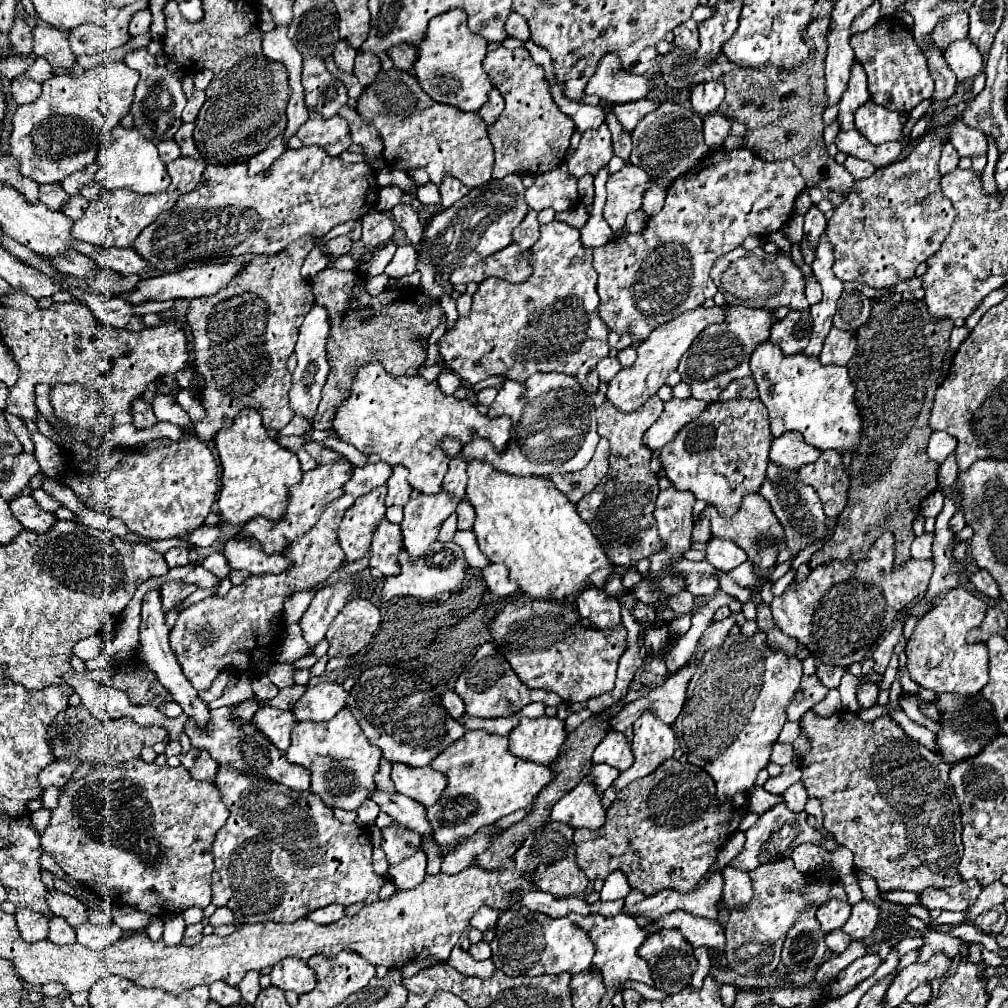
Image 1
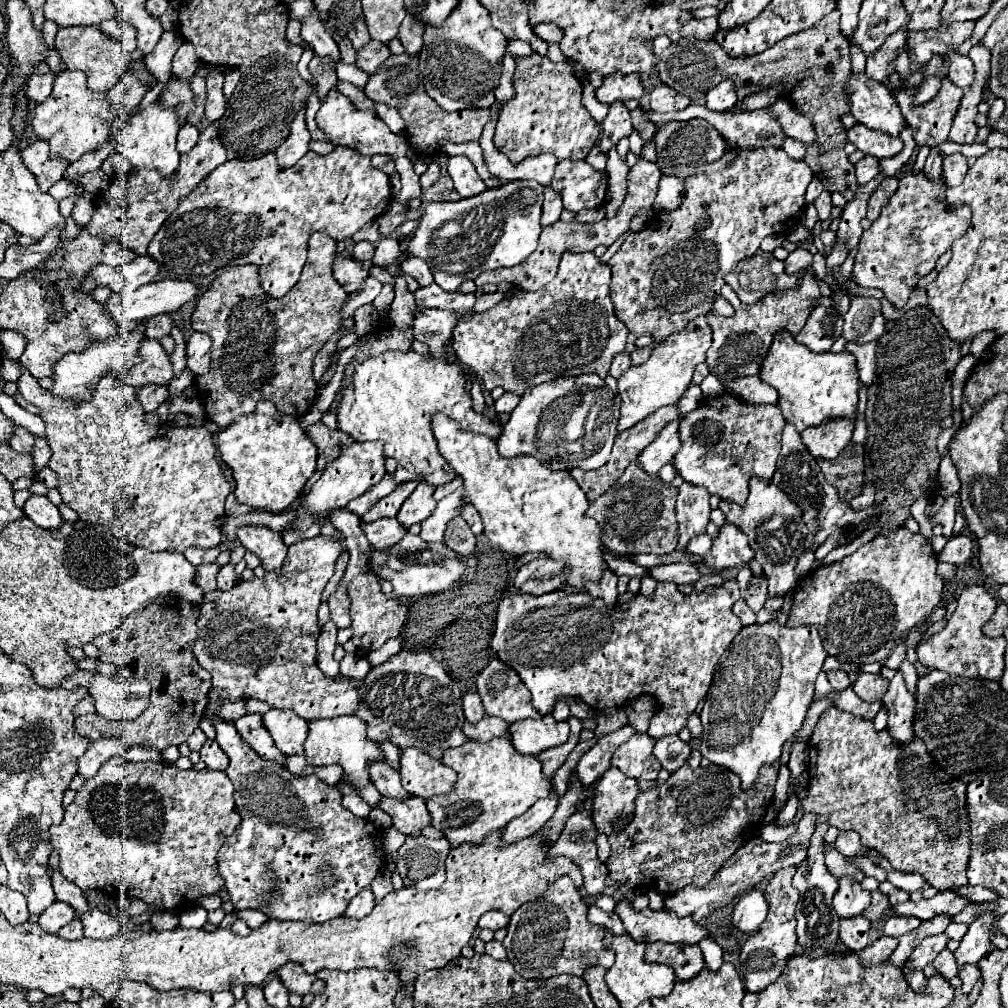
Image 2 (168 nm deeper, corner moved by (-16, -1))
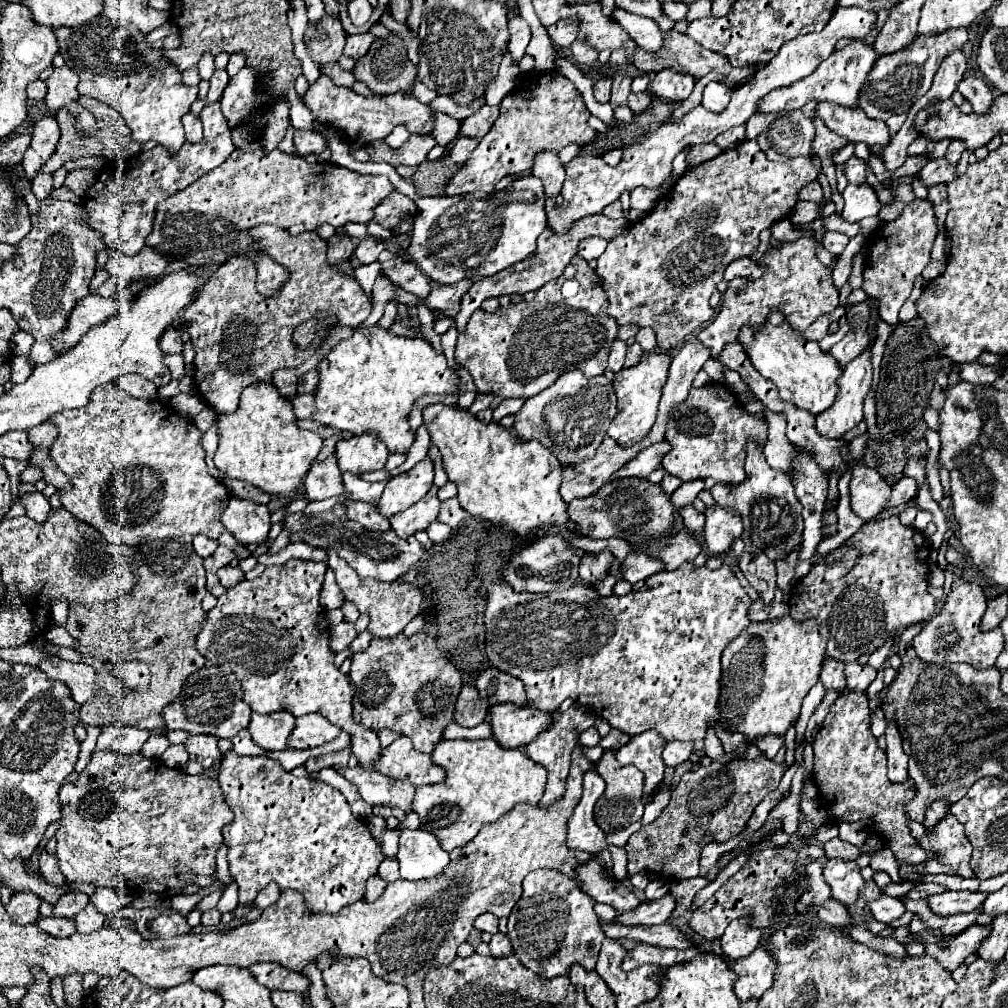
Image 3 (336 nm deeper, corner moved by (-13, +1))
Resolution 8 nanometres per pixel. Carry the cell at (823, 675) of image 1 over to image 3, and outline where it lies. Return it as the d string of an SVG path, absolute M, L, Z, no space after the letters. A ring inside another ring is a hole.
M825 658L823 662L823 670L821 670L821 684L829 690L843 690L845 684L845 674L843 674L845 664L837 662L833 658Z

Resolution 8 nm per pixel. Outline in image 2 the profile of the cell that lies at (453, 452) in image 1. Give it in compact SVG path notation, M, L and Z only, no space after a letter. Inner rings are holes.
M444 416L432 420L432 430L440 454L464 480L464 496L470 496L470 504L476 506L484 522L484 536L494 548L510 556L546 554L550 560L562 560L570 588L580 590L588 580L598 582L602 578L608 570L602 528L586 516L590 502L570 472L550 470L532 456L500 458L494 438L460 432L456 422Z

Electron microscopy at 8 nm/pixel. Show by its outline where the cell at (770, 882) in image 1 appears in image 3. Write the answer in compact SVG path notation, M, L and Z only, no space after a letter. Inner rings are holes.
M757 946L753 954L737 960L733 964L733 970L737 974L735 982L735 994L741 1002L747 1002L751 998L759 1000L763 992L773 984L773 956L769 956L769 950L763 946Z

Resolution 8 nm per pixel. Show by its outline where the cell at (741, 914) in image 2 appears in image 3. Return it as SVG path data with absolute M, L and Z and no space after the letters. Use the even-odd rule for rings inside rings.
M745 918L733 920L721 936L723 956L727 958L727 962L735 962L743 956L749 956L759 946L761 938L763 932L757 928L749 928L749 924L745 924Z

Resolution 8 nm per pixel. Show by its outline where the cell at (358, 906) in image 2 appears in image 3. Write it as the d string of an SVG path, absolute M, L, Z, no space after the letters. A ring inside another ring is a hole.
M373 874L369 880L367 880L367 892L365 892L365 900L369 900L369 902L373 902L373 900L377 900L381 894L383 894L383 890L385 890L385 886L387 886L387 882L379 876L379 874Z

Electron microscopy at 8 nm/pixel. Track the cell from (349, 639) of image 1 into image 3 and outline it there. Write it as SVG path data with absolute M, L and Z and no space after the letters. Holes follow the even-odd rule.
M327 550L329 554L329 568L335 570L337 576L337 584L341 586L345 600L351 600L357 604L361 614L369 614L371 616L371 624L367 630L373 636L381 636L381 638L393 638L399 632L403 632L403 628L417 616L421 614L421 604L423 604L423 594L415 584L405 584L405 582L381 582L381 580L365 580L359 578L357 572L353 568L349 568L349 564L345 564L345 560L341 560L333 550Z

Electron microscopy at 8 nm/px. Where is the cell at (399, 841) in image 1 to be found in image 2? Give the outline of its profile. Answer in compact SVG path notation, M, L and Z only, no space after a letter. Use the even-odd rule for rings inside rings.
M416 796L408 802L392 802L392 798L382 798L380 808L392 816L394 828L404 836L420 836L422 830L432 824L424 800Z

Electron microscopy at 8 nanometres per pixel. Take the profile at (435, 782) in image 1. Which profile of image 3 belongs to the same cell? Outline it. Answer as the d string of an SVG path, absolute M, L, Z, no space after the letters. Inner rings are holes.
M399 736L393 744L381 748L379 762L375 764L375 768L385 776L405 780L413 786L437 784L445 780L445 770L437 768L431 762L429 754L415 750L411 740L405 736Z

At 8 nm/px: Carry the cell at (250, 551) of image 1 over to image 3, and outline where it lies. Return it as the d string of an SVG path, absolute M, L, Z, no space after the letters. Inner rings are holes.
M243 498L229 500L227 510L221 514L221 522L239 542L245 544L263 544L271 528L269 508Z

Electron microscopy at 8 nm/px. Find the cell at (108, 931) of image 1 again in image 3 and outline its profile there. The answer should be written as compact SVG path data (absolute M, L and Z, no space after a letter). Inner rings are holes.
M87 904L77 916L75 916L75 926L79 932L89 934L89 932L97 932L105 922L105 916L101 912L97 912L97 908L93 904Z

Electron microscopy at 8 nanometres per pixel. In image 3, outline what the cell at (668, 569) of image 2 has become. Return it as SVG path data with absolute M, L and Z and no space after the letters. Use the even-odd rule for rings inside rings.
M629 552L627 558L621 562L621 576L629 584L647 580L649 576L653 576L657 572L663 572L663 564L643 552Z

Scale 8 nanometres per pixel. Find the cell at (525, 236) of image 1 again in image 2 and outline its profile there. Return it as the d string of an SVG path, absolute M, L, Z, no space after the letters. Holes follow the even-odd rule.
M546 186L546 188L544 188L544 204L542 204L540 226L542 226L542 228L548 228L548 226L552 226L554 222L558 222L562 210L564 210L564 208L562 208L560 196L558 196L554 190L548 190L548 186Z

